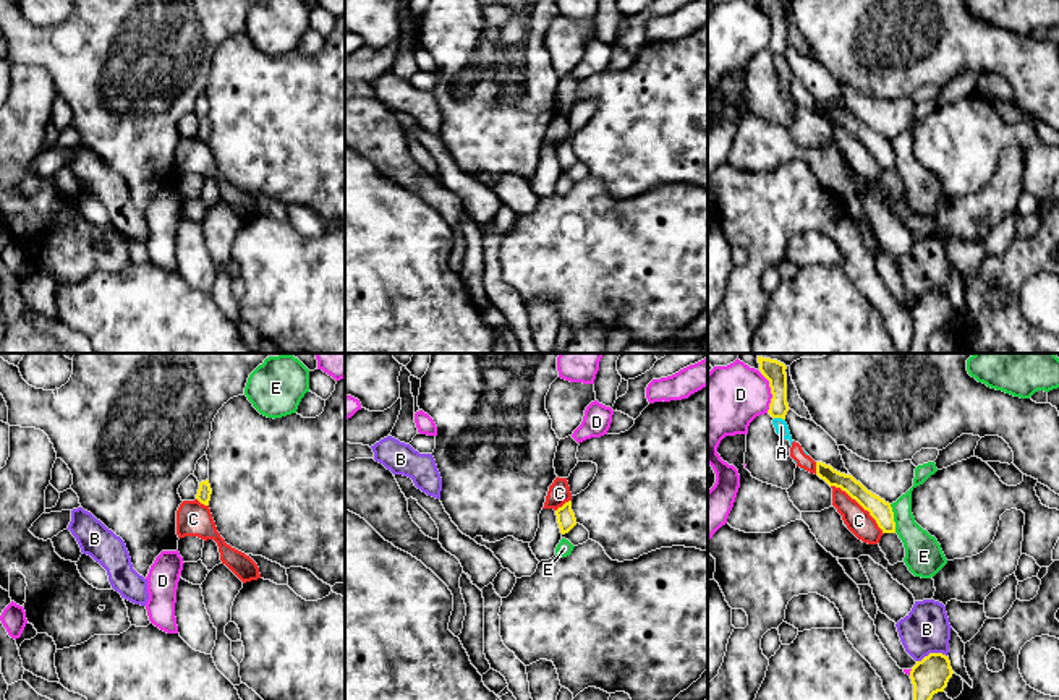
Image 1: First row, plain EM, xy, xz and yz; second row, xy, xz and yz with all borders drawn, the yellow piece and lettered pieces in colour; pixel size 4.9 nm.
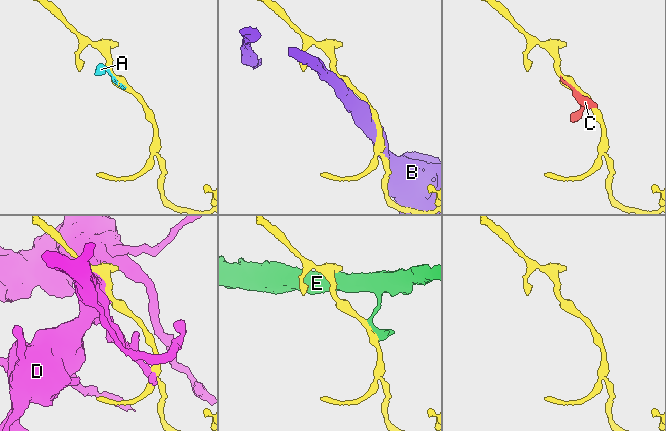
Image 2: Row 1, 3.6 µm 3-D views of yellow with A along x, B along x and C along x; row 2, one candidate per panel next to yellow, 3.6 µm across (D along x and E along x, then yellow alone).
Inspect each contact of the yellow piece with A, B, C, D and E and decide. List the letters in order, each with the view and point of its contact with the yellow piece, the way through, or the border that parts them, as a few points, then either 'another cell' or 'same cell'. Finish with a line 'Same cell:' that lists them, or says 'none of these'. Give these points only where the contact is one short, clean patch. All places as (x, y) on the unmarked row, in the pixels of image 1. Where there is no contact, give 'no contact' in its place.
A: meets yellow in yz at (779, 54); border along yz (774, 54), (784, 57); another cell
B: meets yellow in yz at (931, 290); another cell
C: meets yellow in yz at (860, 141); another cell
D: meets yellow in yz at (771, 29); another cell
E: meets yellow in yz at (893, 156); another cell
Same cell: none of these

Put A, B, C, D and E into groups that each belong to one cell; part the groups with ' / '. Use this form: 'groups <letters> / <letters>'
groups A C / B / D / E

